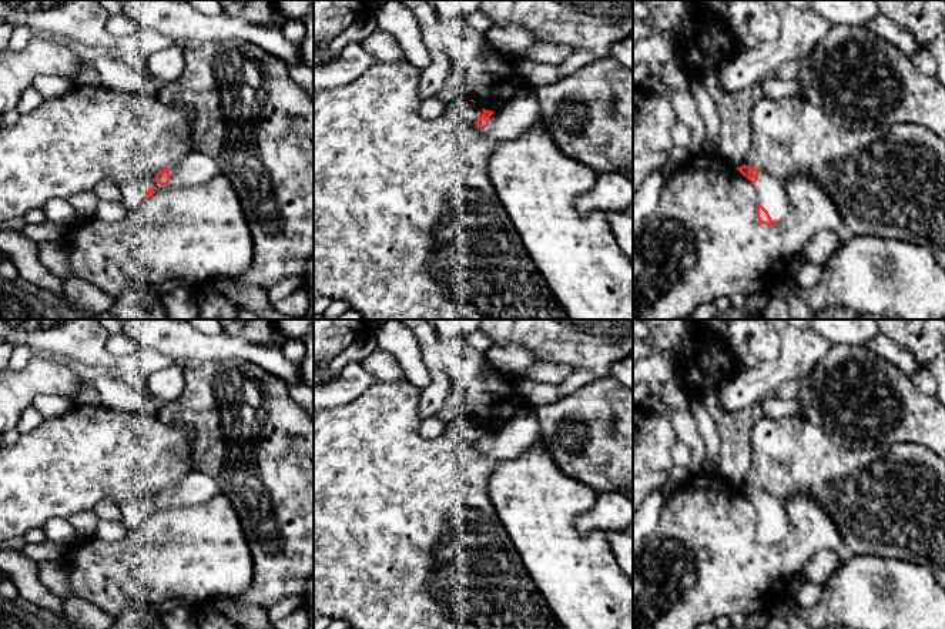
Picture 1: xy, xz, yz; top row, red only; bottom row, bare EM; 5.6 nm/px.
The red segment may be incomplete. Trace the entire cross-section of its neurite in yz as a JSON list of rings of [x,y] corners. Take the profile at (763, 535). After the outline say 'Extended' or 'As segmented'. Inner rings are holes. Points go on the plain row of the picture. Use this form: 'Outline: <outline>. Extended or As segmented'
Outline: [[[745,484],[737,486],[737,489],[751,501],[758,515],[758,541],[767,545],[784,541],[790,531],[784,502],[764,489],[757,489]]]. Extended

